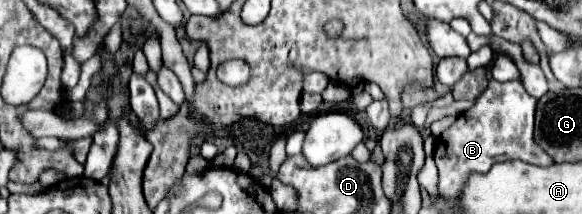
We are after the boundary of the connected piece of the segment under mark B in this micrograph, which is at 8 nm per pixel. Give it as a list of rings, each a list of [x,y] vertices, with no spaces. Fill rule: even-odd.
[[[489,80],[487,90],[465,110],[455,124],[437,138],[435,164],[439,168],[439,190],[447,198],[459,198],[471,174],[487,174],[493,164],[505,160],[523,160],[529,164],[551,166],[553,160],[533,140],[535,104],[521,82]]]

